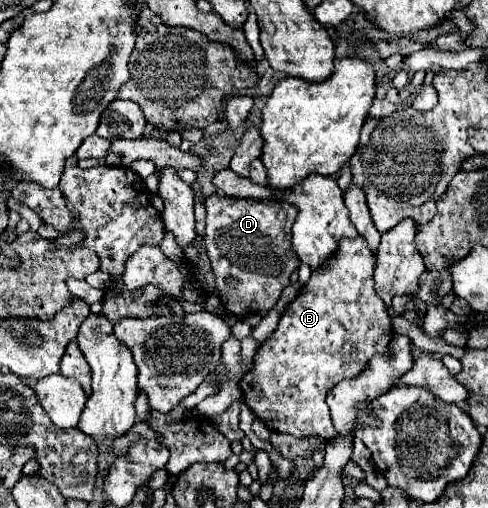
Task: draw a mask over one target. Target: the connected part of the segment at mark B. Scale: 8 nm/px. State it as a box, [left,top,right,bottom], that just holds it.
[239,237,393,441]

